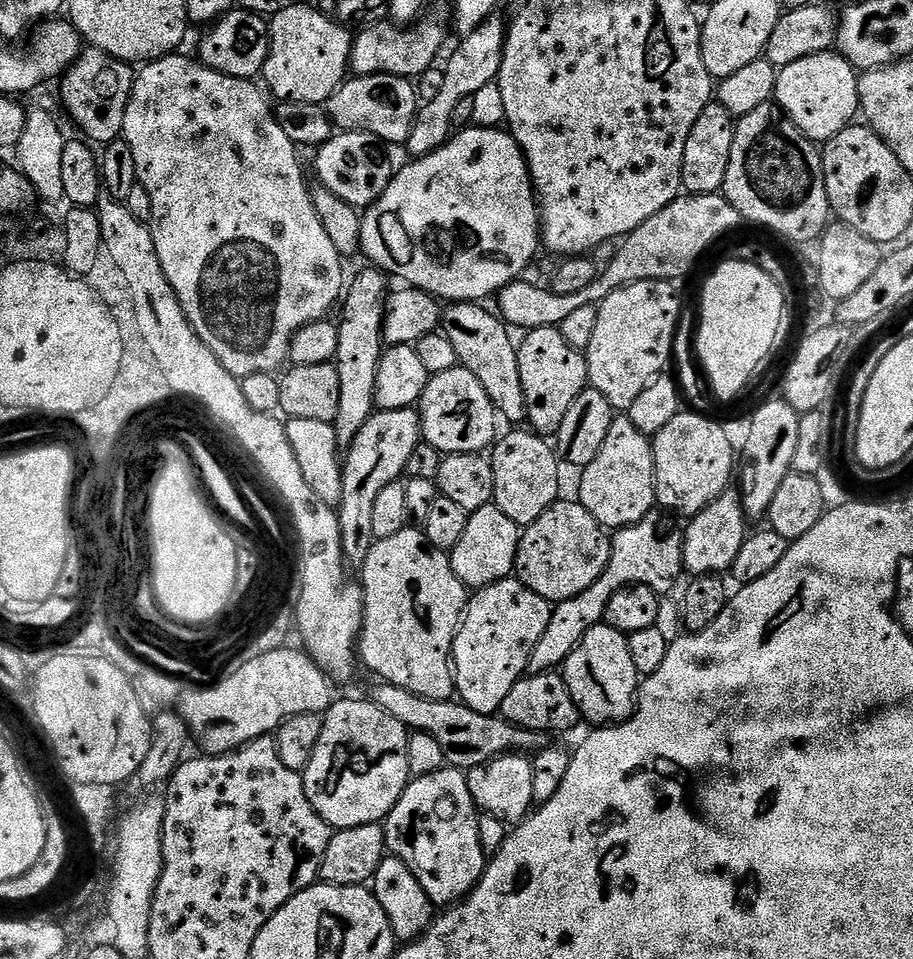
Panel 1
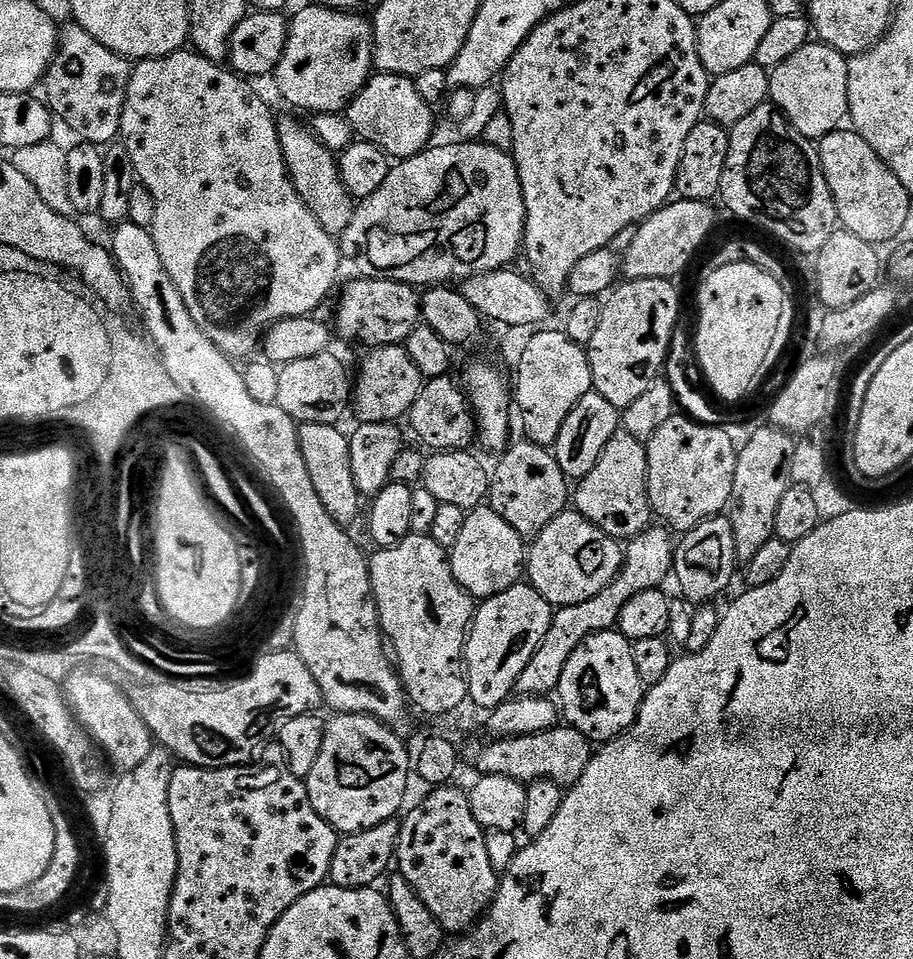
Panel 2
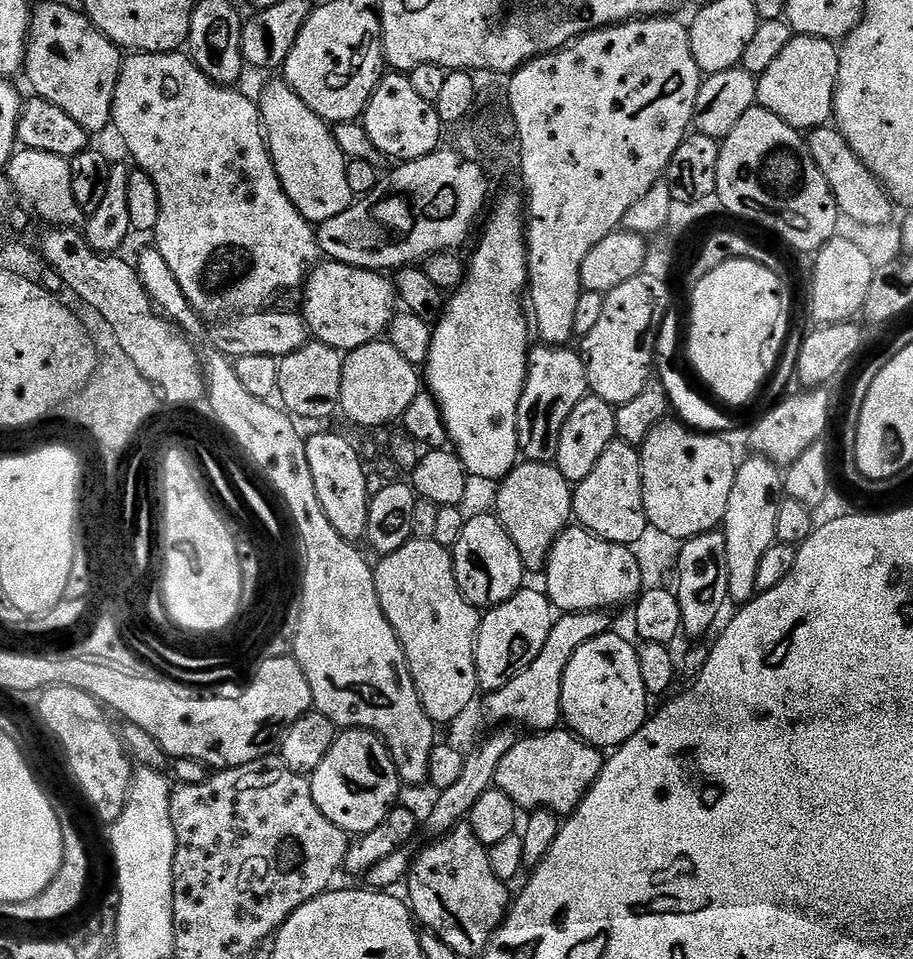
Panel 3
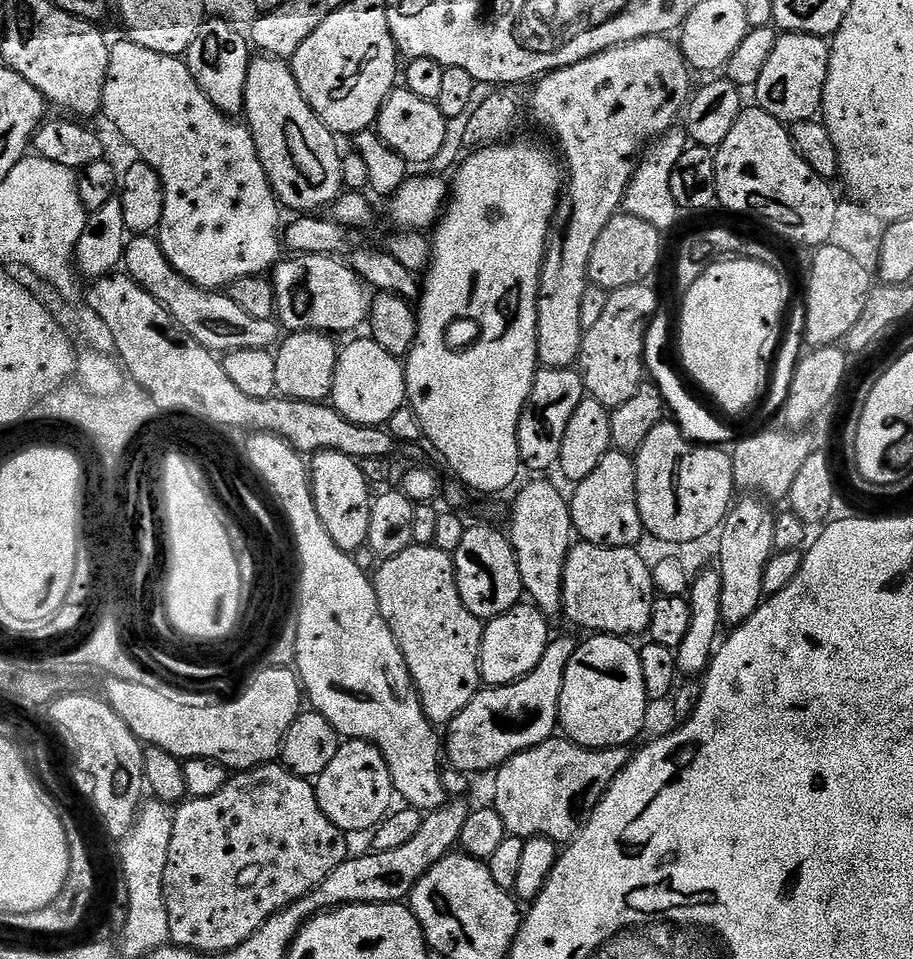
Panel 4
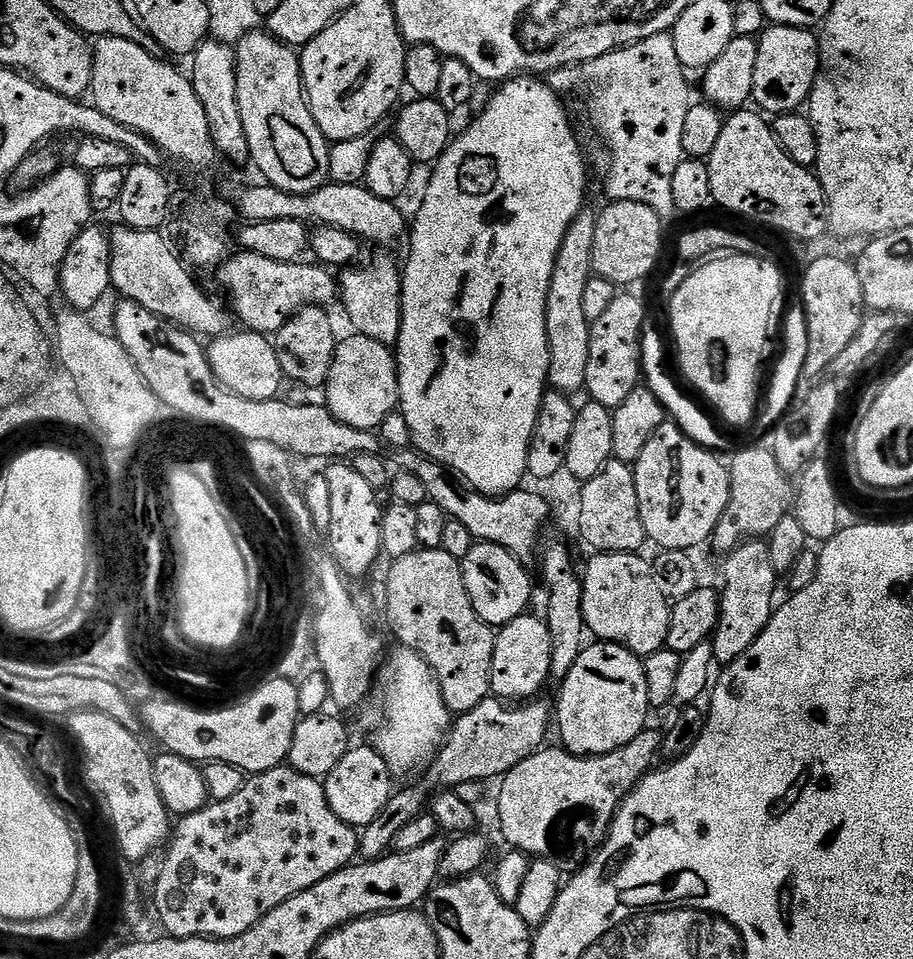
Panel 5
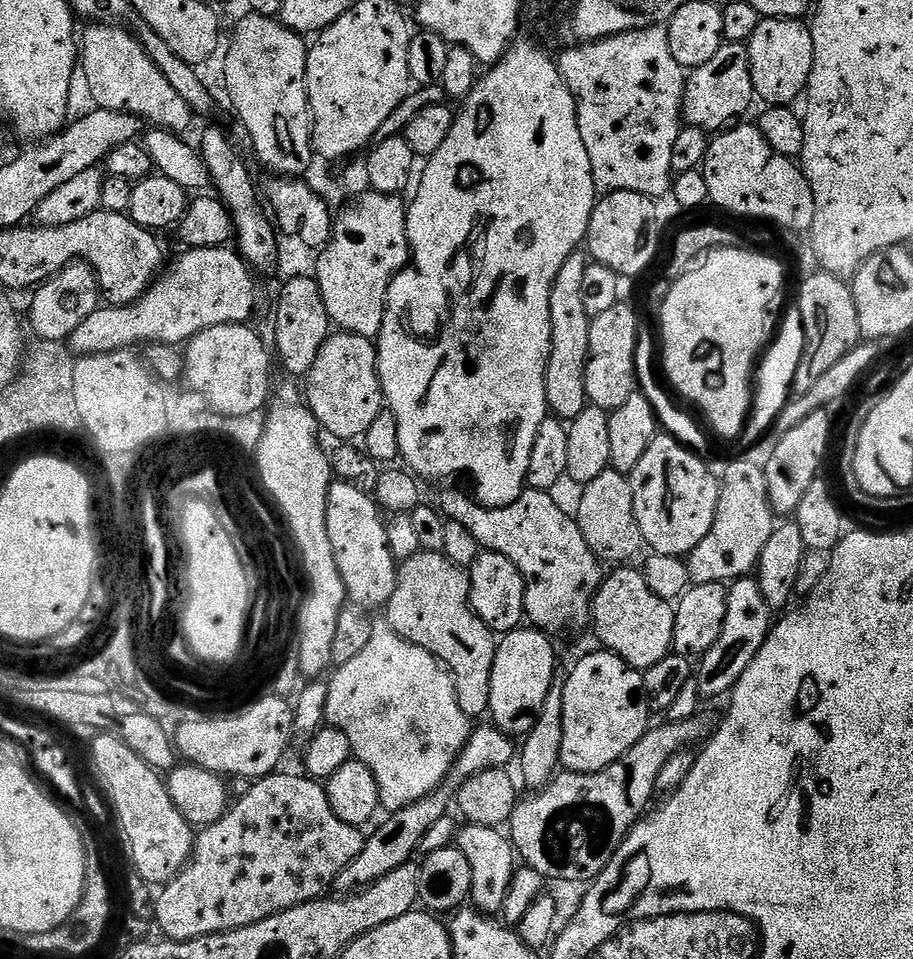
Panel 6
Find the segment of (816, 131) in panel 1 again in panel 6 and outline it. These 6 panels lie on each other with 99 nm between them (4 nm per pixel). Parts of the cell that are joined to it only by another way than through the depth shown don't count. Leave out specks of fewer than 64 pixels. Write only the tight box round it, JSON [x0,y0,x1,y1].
[746,19,814,106]

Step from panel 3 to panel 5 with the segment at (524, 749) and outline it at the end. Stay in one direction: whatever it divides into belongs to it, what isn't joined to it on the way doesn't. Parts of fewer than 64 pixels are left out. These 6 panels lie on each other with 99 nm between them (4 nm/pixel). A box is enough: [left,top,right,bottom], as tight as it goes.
[496,730,661,873]

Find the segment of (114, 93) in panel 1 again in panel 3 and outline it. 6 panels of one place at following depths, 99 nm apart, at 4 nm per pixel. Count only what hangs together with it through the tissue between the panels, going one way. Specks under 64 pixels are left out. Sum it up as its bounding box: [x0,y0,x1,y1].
[23,4,121,134]

